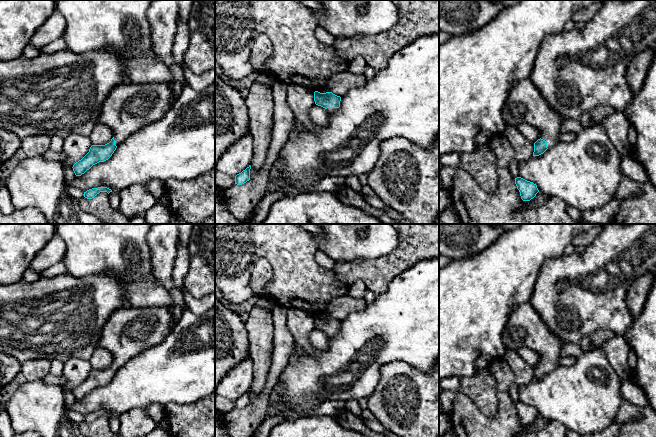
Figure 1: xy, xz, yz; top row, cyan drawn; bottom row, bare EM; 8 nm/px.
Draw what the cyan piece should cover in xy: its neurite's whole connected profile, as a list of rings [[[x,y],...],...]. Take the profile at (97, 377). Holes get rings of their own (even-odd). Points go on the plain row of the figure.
[[[169,306],[132,308],[124,307],[114,311],[107,319],[100,335],[98,347],[113,355],[113,362],[105,369],[92,369],[89,376],[73,389],[76,400],[81,400],[93,389],[108,384],[117,370],[142,351],[156,346],[170,334],[175,325]]]

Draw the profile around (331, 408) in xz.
[[[325,400],[313,409],[314,415],[335,417],[340,411],[345,409],[345,401]]]

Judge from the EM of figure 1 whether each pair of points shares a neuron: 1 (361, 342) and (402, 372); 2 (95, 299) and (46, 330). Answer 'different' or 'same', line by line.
1: different
2: same

